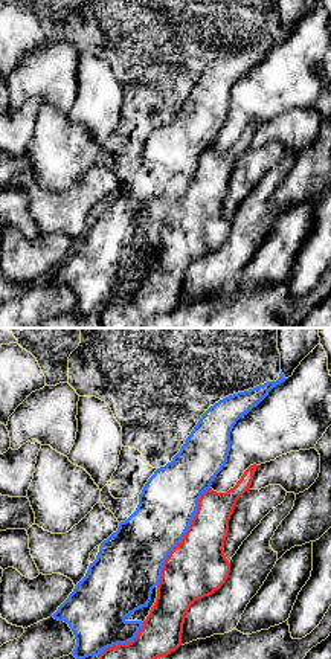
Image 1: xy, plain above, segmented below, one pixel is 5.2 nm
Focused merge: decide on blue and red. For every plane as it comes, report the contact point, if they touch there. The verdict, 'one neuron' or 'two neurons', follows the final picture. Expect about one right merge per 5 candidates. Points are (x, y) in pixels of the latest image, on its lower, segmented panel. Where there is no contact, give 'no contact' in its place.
meets blue at (183, 534)

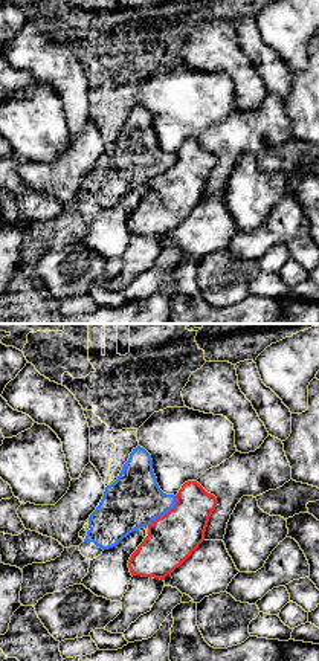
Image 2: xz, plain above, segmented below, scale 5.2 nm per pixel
meets blue at (164, 513)

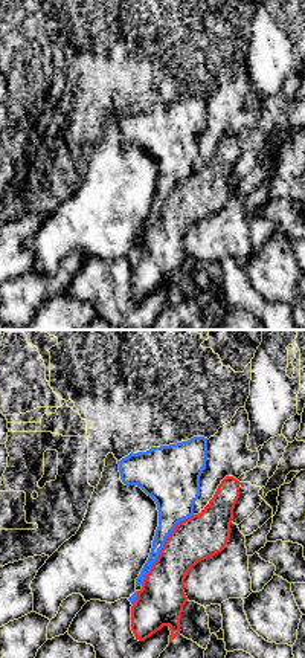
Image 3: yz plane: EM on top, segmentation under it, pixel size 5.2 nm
meets blue at (162, 547)

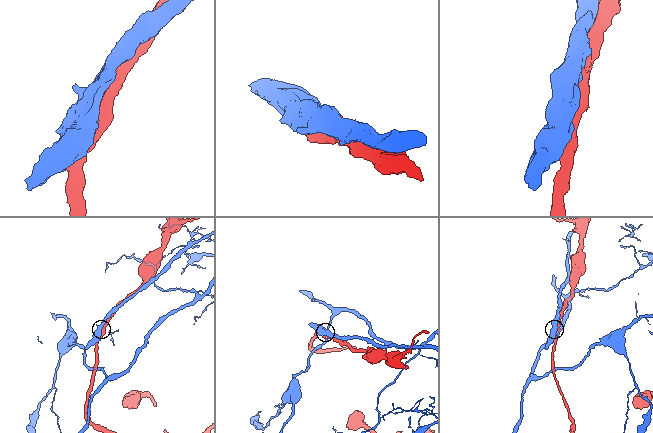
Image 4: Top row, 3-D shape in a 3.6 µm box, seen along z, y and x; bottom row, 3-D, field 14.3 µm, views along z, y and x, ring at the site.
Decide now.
two neurons

